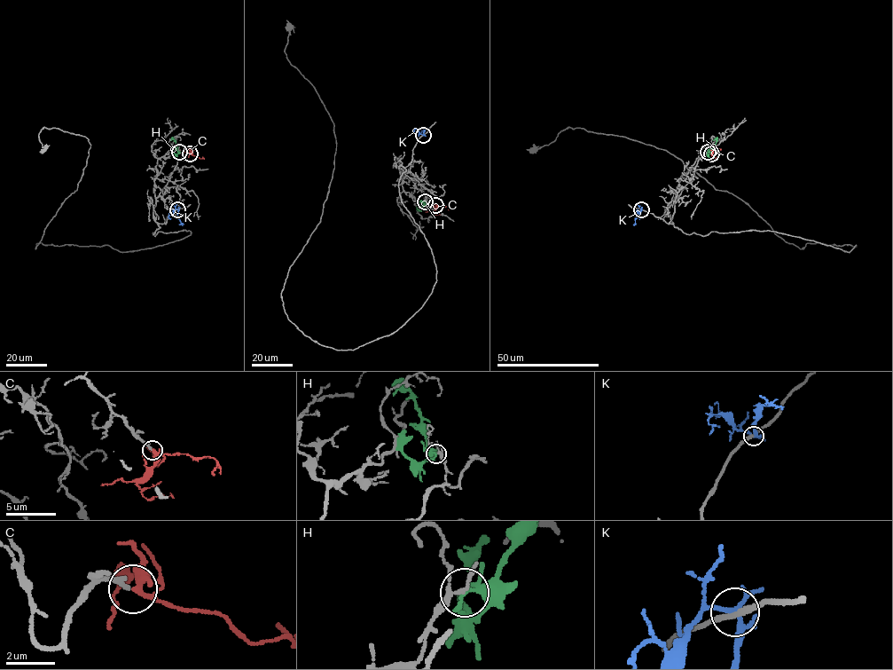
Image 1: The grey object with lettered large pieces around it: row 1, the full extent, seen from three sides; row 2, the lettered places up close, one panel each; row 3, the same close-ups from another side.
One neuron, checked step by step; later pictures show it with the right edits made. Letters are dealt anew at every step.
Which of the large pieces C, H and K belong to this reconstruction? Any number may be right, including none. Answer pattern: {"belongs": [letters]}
{"belongs": ["C"]}

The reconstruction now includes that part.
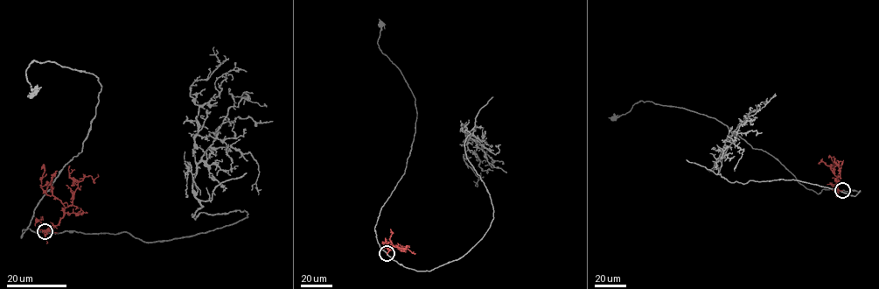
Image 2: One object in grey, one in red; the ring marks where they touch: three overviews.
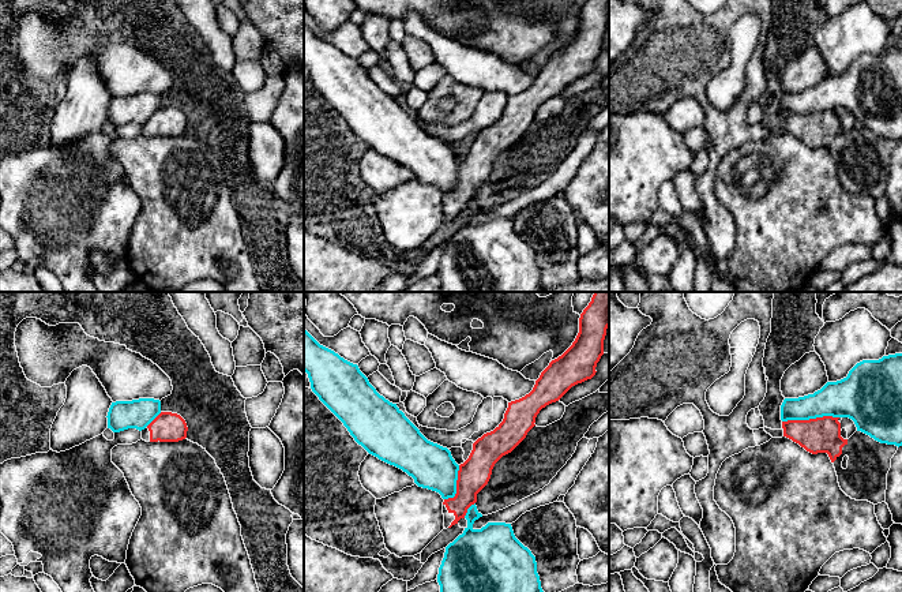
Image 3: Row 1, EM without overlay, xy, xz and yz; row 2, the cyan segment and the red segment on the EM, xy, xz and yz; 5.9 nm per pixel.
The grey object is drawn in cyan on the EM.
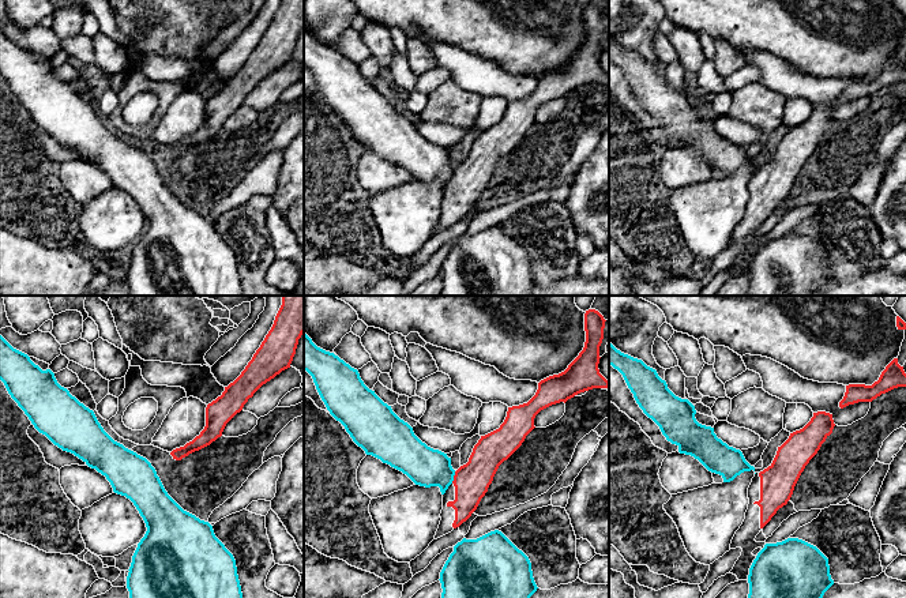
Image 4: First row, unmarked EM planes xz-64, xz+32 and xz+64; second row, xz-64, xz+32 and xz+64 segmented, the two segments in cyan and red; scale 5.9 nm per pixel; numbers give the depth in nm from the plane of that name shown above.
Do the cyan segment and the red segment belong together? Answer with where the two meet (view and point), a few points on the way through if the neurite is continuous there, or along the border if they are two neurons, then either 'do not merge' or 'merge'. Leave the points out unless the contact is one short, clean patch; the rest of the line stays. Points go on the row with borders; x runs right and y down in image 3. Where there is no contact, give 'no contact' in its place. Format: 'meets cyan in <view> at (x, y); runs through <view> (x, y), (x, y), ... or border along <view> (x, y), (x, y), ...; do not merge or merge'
meets cyan in yz at (810, 418); border along yz (838, 416), (788, 419), (782, 422); do not merge

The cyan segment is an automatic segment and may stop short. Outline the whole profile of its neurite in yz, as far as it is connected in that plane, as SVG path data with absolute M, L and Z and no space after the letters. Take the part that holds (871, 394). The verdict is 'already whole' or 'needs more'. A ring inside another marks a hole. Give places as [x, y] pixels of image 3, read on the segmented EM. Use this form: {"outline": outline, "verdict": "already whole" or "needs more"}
{"outline": "M902 353L862 360L846 378L781 405L782 421L823 416L849 417L875 441L902 446Z", "verdict": "already whole"}

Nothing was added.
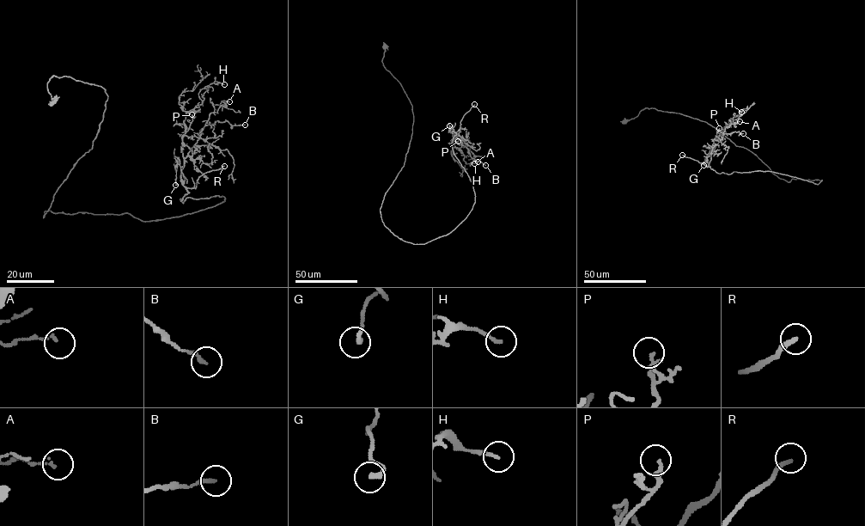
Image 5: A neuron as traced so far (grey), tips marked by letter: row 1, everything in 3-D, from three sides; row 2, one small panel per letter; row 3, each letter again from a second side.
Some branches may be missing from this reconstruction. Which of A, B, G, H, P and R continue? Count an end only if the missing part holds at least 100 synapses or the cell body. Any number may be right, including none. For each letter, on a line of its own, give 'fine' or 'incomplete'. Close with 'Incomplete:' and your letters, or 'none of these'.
A: fine
B: fine
G: fine
H: fine
P: fine
R: incomplete
Incomplete: R

